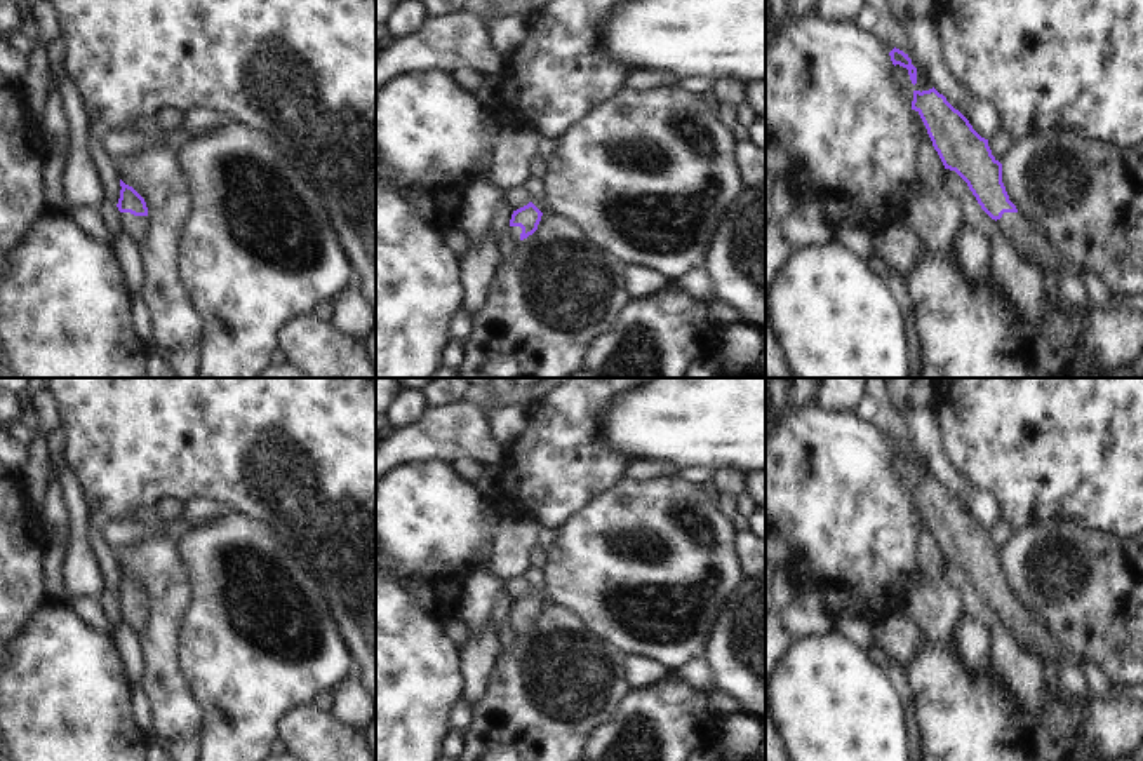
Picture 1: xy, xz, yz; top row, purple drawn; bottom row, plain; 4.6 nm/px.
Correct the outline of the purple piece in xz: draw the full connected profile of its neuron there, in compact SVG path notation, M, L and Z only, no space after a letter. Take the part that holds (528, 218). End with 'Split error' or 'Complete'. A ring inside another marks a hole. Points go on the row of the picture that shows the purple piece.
M529 202L527 205L513 211L510 219L510 235L515 242L527 239L538 230L543 212Z. Split error.

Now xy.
M120 179L120 199L118 199L118 211L122 228L132 237L137 246L144 240L146 228L148 228L148 207L144 199L129 185Z. Split error.

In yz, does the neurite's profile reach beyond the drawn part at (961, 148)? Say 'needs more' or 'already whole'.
needs more

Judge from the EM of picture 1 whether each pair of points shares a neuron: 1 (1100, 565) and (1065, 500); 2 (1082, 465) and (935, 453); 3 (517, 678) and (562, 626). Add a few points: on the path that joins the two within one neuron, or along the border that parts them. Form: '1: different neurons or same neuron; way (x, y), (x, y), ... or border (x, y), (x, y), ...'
1: different neurons; border (1037, 525), (1069, 519), (1119, 535)
2: different neurons; border (935, 413), (943, 457), (971, 481)
3: same neuron; way (529, 666), (557, 638)

